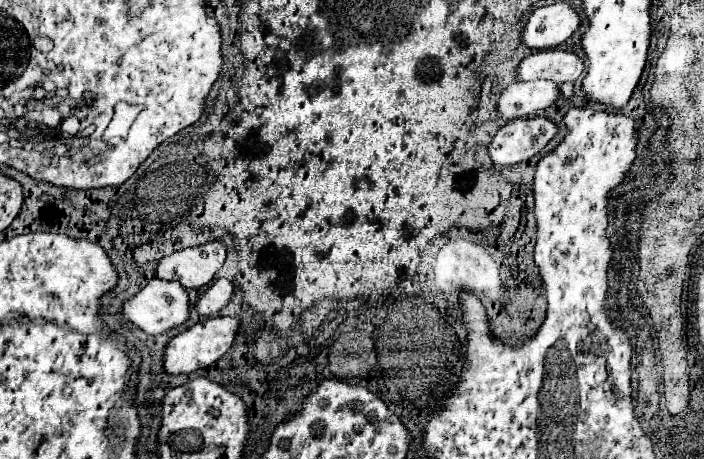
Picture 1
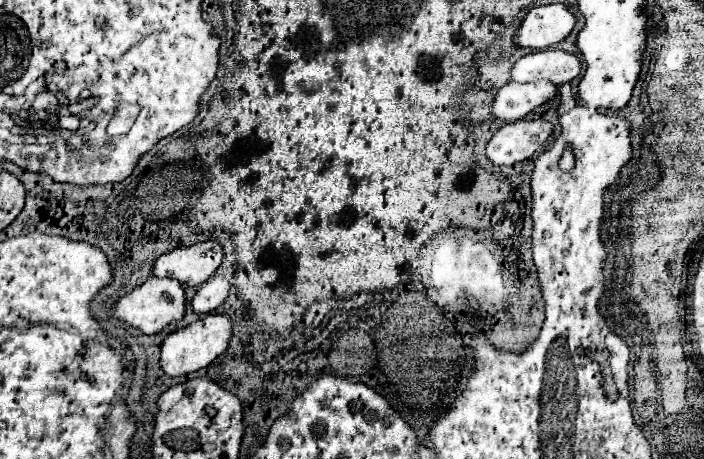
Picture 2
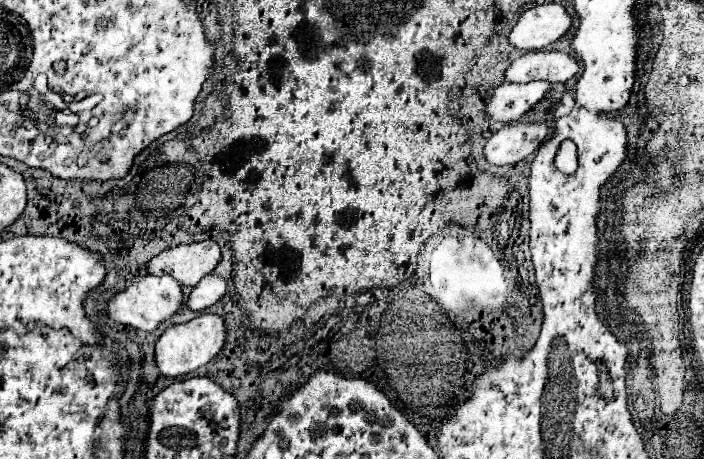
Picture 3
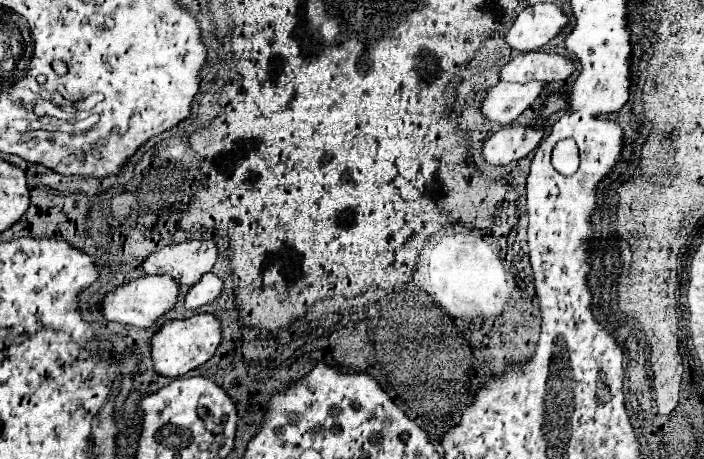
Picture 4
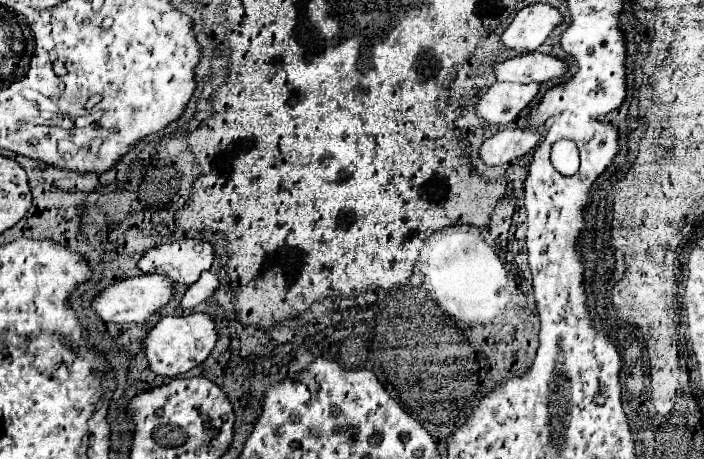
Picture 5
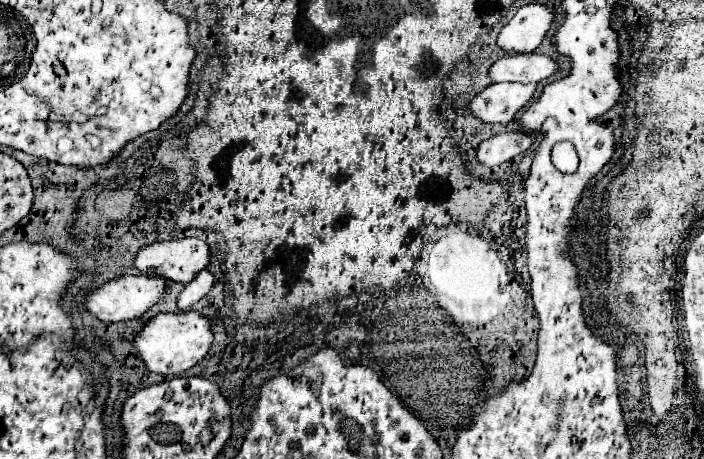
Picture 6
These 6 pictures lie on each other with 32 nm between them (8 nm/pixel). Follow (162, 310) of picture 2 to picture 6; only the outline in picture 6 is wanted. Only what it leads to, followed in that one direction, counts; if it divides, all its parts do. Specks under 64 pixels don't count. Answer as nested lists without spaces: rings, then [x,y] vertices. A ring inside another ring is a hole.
[[[118,276],[118,278],[112,278],[110,282],[102,284],[100,288],[92,290],[86,300],[84,300],[84,308],[88,312],[92,312],[98,320],[104,320],[104,322],[120,322],[120,320],[132,320],[132,318],[138,318],[142,316],[154,302],[158,302],[160,294],[164,290],[164,278],[160,276]]]

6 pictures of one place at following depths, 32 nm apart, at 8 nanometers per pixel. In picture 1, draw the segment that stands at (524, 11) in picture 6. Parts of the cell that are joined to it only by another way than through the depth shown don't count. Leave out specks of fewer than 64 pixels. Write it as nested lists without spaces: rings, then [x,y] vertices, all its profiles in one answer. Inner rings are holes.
[[[552,4],[532,10],[524,30],[522,30],[522,42],[528,48],[554,48],[568,40],[574,30],[578,28],[580,18],[570,8],[570,4]]]

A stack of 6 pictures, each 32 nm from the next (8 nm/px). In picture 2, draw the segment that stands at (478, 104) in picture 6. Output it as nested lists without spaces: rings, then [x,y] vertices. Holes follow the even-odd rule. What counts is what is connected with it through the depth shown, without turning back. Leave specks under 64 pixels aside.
[[[534,80],[526,84],[508,82],[498,88],[490,112],[496,120],[514,122],[524,118],[528,112],[536,110],[544,102],[548,102],[556,92],[556,86],[546,80]]]

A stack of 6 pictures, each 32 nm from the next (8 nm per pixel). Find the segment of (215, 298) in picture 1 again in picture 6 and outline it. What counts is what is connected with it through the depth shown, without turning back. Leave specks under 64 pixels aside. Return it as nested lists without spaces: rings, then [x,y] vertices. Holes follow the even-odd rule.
[[[200,270],[192,282],[188,282],[184,286],[184,290],[178,294],[178,308],[180,310],[188,310],[192,304],[196,304],[202,296],[206,296],[212,288],[212,282],[214,282],[214,276],[208,272],[208,270]]]

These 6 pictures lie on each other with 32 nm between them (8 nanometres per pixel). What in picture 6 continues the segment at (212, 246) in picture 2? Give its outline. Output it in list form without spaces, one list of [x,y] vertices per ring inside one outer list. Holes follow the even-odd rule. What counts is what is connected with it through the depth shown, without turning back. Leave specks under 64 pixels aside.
[[[184,238],[184,240],[162,240],[162,242],[152,242],[148,246],[138,248],[136,258],[134,258],[134,266],[146,274],[156,274],[156,276],[164,276],[170,278],[174,282],[182,282],[186,284],[188,280],[192,280],[192,276],[196,272],[200,272],[202,268],[208,266],[208,244],[200,238]]]

